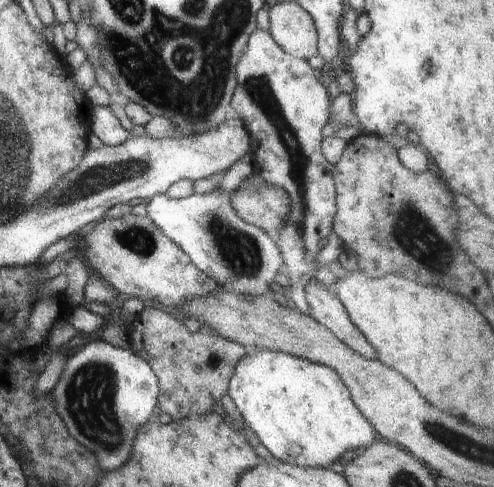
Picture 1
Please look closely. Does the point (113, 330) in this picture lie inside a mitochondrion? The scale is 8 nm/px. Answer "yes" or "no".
no

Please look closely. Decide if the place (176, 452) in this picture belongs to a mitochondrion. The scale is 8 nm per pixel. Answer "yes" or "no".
no

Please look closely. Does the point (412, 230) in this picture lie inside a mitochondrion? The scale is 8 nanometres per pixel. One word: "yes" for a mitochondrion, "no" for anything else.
yes

